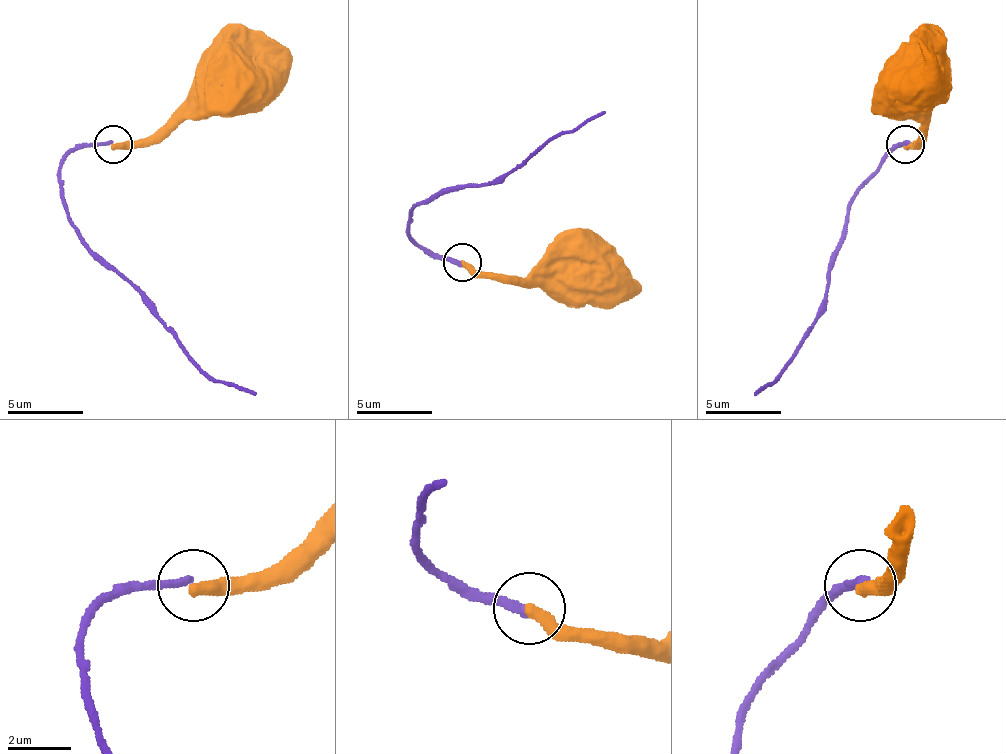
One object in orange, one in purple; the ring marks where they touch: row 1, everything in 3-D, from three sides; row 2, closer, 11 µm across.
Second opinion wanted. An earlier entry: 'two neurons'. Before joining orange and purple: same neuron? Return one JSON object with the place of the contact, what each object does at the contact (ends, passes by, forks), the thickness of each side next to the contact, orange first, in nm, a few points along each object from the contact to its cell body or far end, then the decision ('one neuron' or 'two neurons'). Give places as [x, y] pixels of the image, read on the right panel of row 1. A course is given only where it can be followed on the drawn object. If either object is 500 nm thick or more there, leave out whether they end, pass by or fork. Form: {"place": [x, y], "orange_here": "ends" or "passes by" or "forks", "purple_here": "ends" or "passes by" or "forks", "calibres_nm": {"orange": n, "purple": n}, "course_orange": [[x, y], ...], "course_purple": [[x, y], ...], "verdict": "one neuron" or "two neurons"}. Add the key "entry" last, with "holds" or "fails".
{"place": [905, 144], "orange_here": "ends", "purple_here": "ends", "calibres_nm": {"orange": 440, "purple": 280}, "course_orange": [[904, 145], [920, 138], [920, 104], [908, 92], [912, 89]], "course_purple": [[904, 145], [882, 164], [852, 202], [825, 308], [799, 353], [753, 395]], "verdict": "two neurons", "entry": "holds"}

